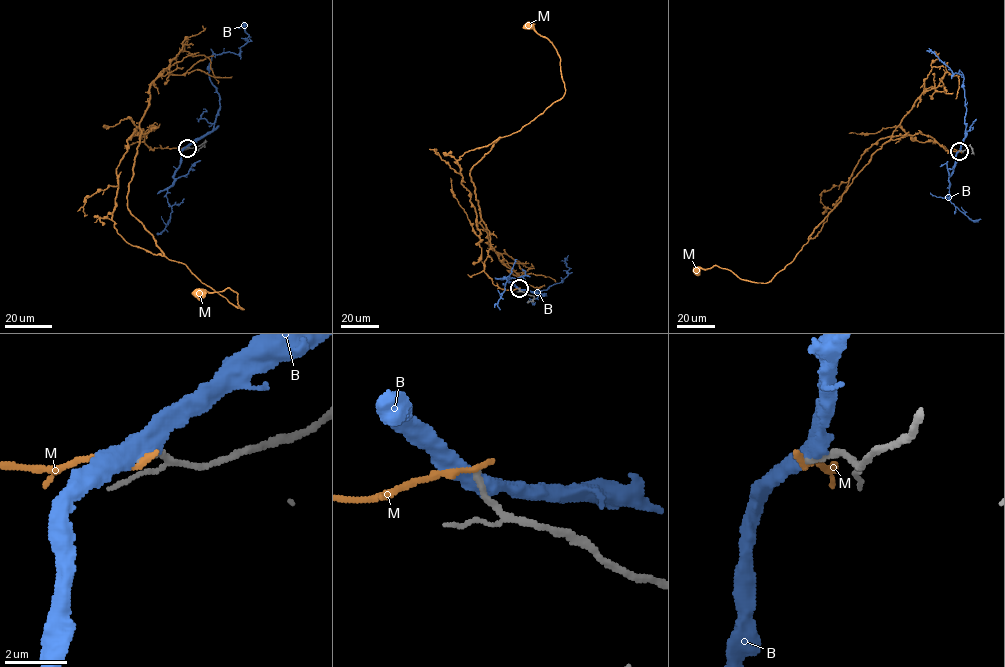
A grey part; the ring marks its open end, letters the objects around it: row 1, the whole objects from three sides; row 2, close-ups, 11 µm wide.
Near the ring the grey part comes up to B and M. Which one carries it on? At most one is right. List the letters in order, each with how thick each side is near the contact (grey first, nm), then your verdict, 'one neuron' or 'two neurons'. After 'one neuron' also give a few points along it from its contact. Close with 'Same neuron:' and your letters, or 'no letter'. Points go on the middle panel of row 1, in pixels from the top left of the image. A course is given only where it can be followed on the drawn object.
B: 260/550 nm | two neurons
M: 200/240 nm | two neurons
Same neuron: no letter

